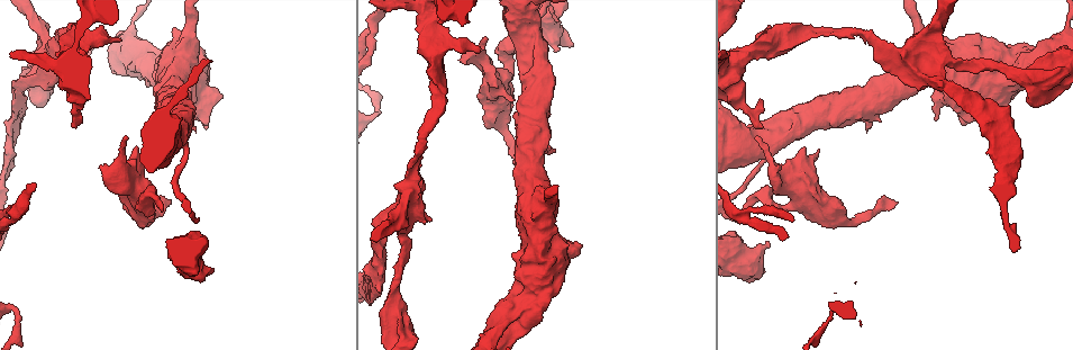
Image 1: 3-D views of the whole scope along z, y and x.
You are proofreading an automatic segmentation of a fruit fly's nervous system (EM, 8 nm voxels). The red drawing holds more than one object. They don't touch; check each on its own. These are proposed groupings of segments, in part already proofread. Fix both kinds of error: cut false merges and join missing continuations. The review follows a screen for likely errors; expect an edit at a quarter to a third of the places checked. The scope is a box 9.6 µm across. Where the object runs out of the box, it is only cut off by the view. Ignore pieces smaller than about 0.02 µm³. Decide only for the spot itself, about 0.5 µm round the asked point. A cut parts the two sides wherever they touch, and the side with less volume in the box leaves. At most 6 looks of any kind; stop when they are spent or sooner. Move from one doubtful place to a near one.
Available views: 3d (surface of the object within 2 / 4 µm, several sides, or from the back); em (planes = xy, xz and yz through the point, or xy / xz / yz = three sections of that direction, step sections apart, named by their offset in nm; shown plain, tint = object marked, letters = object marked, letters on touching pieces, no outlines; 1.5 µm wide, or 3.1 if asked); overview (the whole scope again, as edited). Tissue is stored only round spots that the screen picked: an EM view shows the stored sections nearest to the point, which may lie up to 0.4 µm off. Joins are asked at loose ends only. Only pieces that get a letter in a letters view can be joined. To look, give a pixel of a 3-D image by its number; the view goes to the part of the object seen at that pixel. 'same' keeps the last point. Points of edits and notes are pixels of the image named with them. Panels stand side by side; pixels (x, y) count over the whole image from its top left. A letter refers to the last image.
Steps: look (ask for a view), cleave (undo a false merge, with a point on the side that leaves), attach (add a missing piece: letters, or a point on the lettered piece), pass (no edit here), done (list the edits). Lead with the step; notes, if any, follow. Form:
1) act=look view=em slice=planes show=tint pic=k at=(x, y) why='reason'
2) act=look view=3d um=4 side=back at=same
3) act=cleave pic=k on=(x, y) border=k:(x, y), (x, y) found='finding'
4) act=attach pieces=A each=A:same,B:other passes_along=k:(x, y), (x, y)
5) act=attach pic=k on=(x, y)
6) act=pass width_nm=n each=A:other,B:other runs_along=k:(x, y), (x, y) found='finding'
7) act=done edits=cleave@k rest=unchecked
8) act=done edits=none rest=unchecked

act=look view=3d um=4 pic=1 at=(817, 151)

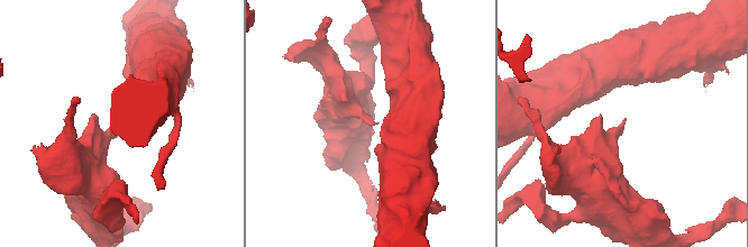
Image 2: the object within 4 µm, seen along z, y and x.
act=look view=em slice=planes show=letters pic=2 at=(378, 122)

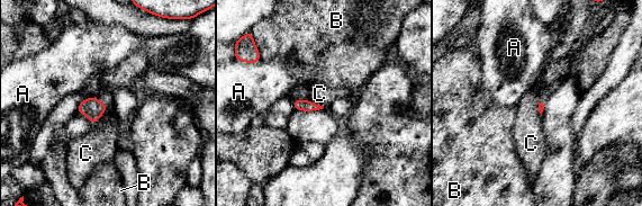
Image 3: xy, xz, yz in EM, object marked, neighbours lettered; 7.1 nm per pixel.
act=pass longest_contact=C:130nm each=A:other,B:other,C:other border=3:(309, 99), (324, 107) found='none of them fits'

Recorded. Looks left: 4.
act=look view=3d um=4 side=back pic=1 at=(163, 201) why='free end'

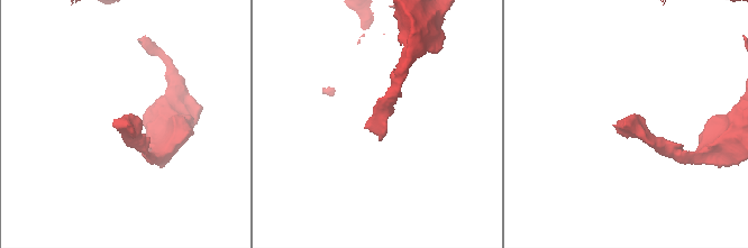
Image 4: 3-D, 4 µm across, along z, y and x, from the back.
act=look view=em slice=yz step=4 show=tint pic=4 at=(129, 123) why='now the EM'

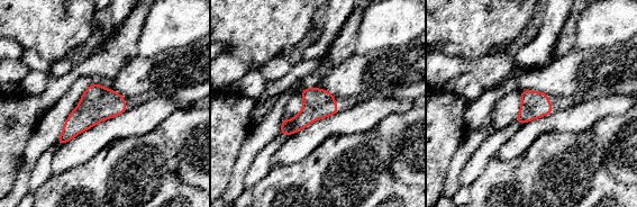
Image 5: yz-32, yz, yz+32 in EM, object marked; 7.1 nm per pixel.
act=look view=em slice=planes show=letters at=same why='another direction'

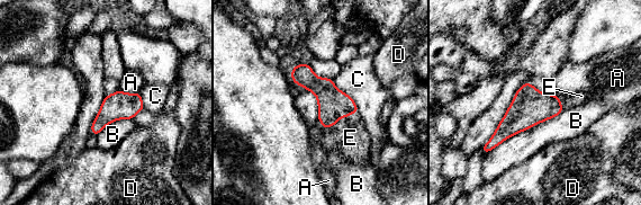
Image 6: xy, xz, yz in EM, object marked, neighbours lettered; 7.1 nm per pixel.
act=attach pieces=E each=A:other,B:other,C:other,D:other,E:same passes_along=6:(333, 104), (339, 117), (350, 137) found='it goes on there'

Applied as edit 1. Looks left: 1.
act=done edits=attach@6 rest=unchecked

